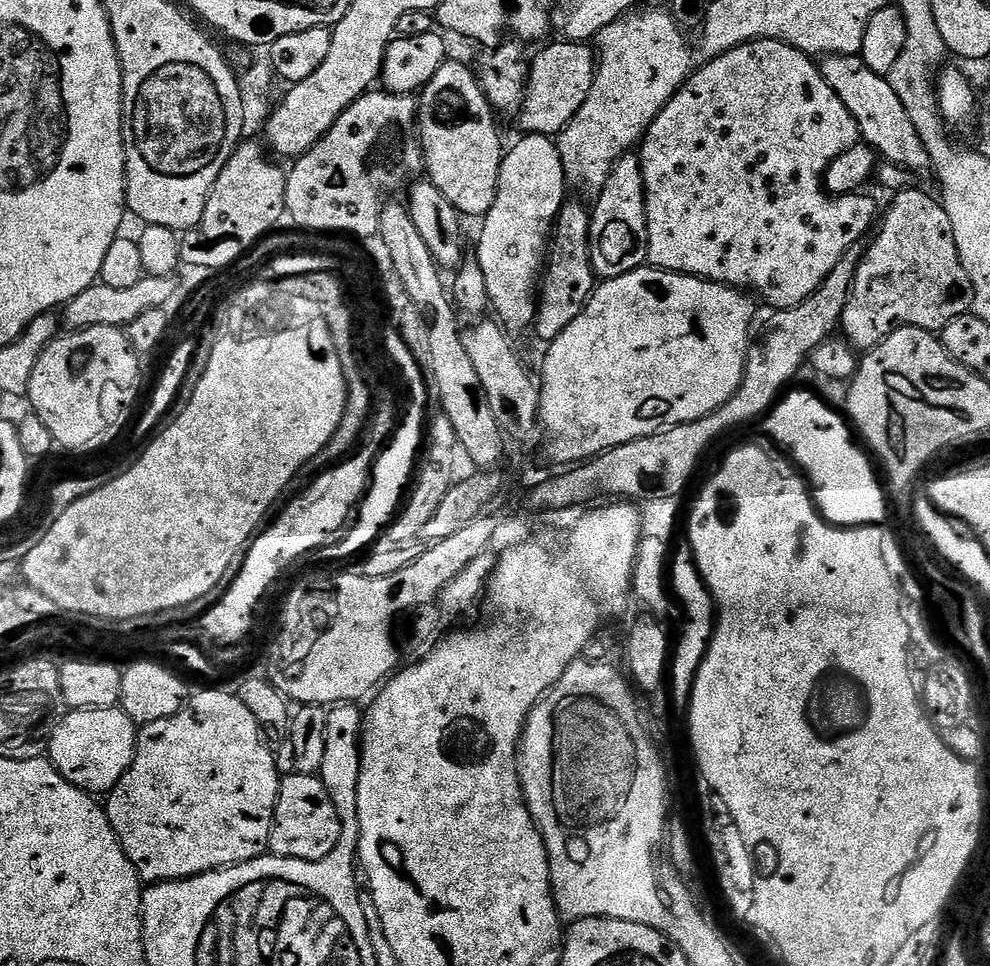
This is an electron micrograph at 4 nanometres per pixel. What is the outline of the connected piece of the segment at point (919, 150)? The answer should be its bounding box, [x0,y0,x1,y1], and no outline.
[818,55,929,174]

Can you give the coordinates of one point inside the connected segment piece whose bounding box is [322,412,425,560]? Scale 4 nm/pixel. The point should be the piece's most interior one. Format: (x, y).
(392, 469)

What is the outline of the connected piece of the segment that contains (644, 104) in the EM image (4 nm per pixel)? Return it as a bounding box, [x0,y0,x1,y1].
[555,8,698,188]

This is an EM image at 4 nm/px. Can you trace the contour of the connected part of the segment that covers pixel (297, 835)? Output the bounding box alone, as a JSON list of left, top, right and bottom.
[268,775,342,860]

